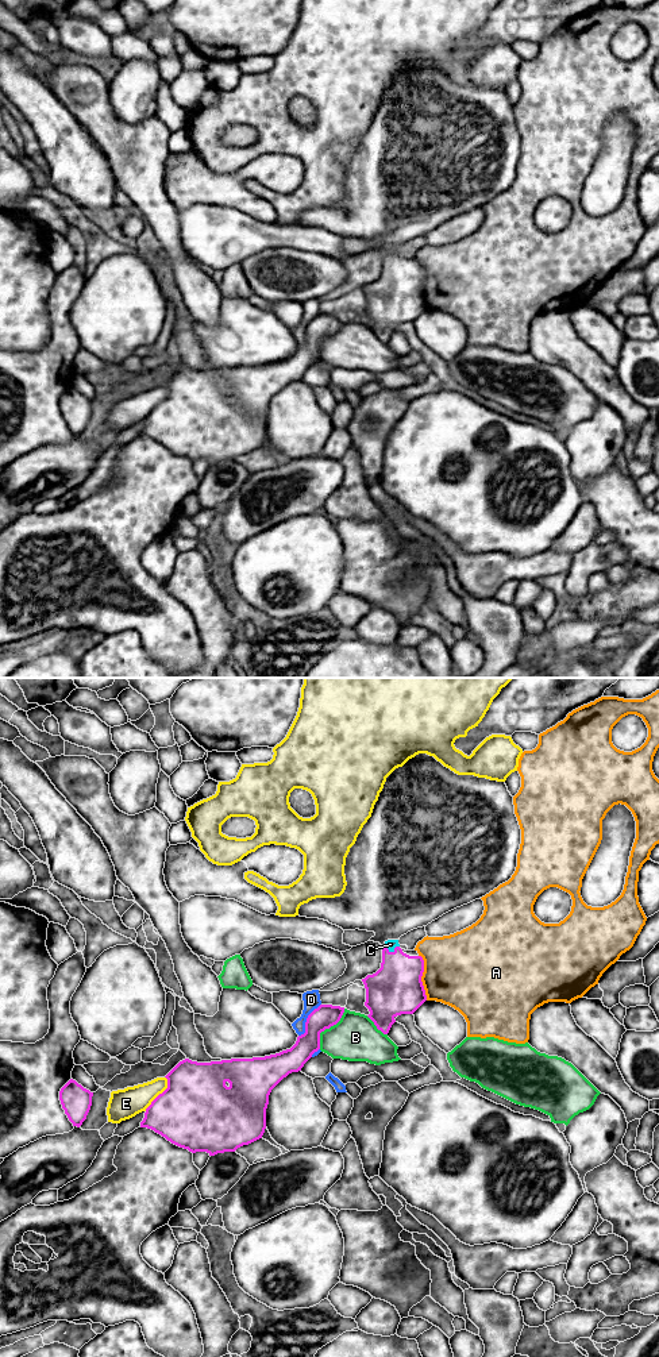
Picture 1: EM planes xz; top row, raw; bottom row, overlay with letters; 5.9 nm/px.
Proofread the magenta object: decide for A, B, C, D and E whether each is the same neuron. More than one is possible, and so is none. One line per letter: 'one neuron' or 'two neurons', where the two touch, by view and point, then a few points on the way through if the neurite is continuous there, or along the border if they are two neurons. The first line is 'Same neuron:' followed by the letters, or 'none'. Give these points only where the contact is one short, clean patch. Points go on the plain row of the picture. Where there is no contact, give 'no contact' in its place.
Same neuron: C
A: two neurons; meets magenta in xz at (420, 286); border along xz (419, 263), (423, 269), (422, 293), (427, 308)
B: two neurons; meets magenta in xz at (327, 336)
C: one neuron; meets magenta in xz at (392, 261)
D: two neurons; meets magenta in xz at (307, 330); border along xz (320, 312), (308, 324), (305, 339), (299, 344)
E: two neurons; meets magenta in xz at (160, 403)

